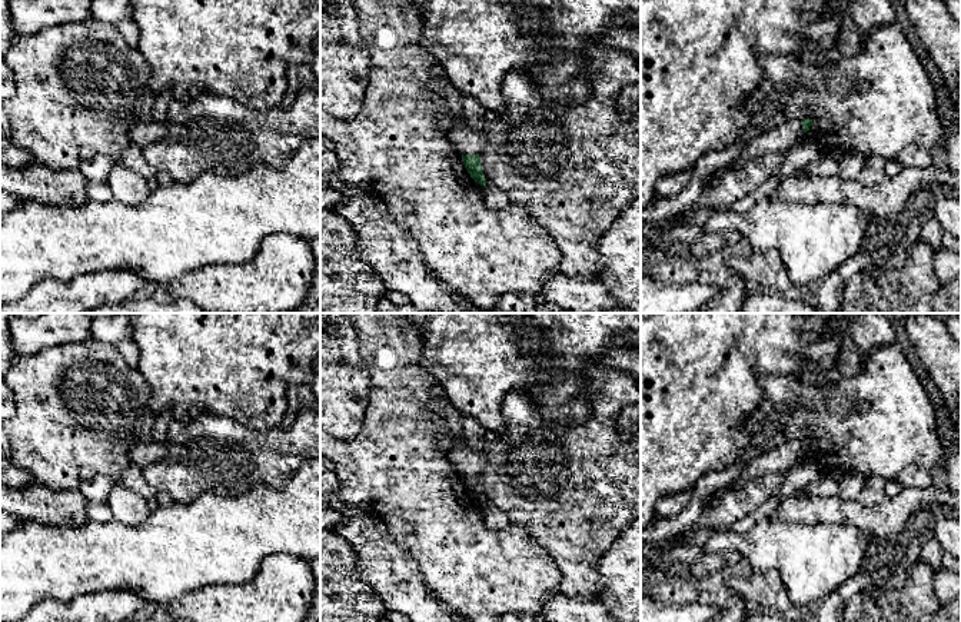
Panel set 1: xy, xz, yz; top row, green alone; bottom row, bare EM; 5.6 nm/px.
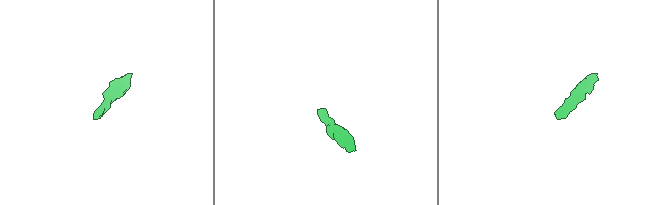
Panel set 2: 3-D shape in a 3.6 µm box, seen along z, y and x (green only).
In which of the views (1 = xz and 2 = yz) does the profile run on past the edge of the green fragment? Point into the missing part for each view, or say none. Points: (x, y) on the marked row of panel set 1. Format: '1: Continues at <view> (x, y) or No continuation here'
1: Continues at xz (468, 140)
2: Continues at yz (780, 139)

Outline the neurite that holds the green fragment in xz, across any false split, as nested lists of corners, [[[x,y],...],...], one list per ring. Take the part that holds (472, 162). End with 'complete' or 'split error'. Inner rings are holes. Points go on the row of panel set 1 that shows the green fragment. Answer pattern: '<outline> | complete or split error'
[[[459,123],[449,130],[448,136],[462,154],[462,162],[470,177],[480,186],[488,183],[478,154],[485,146],[485,134],[470,123]]] | split error

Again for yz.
[[[807,117],[801,122],[789,122],[759,133],[746,143],[744,152],[729,167],[741,166],[768,153],[785,153],[798,139],[805,136],[811,124],[812,119]]] | split error

